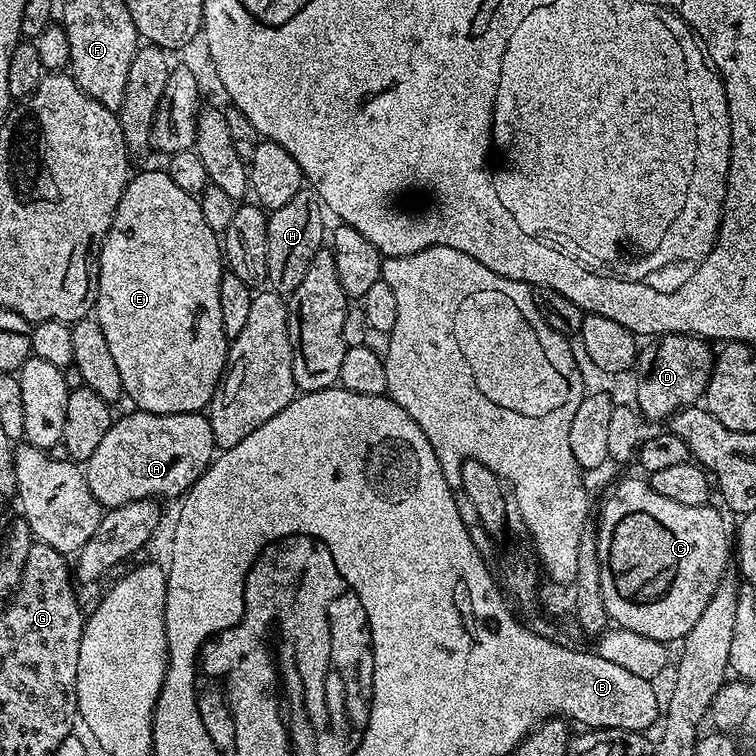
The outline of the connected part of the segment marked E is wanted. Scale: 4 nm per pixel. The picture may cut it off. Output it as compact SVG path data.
M167 171L140 172L131 177L116 207L110 230L100 247L100 259L94 273L94 291L96 306L94 319L98 326L102 326L102 334L106 334L106 343L110 345L110 355L114 357L114 366L118 366L118 378L122 378L124 396L132 399L141 412L154 414L182 414L183 412L204 412L216 387L220 384L220 377L224 375L224 365L228 363L228 346L230 338L222 330L222 298L220 297L220 283L226 271L226 260L222 255L222 240L214 230L210 230L206 218L202 215L199 199L186 190L181 190L168 177Z

